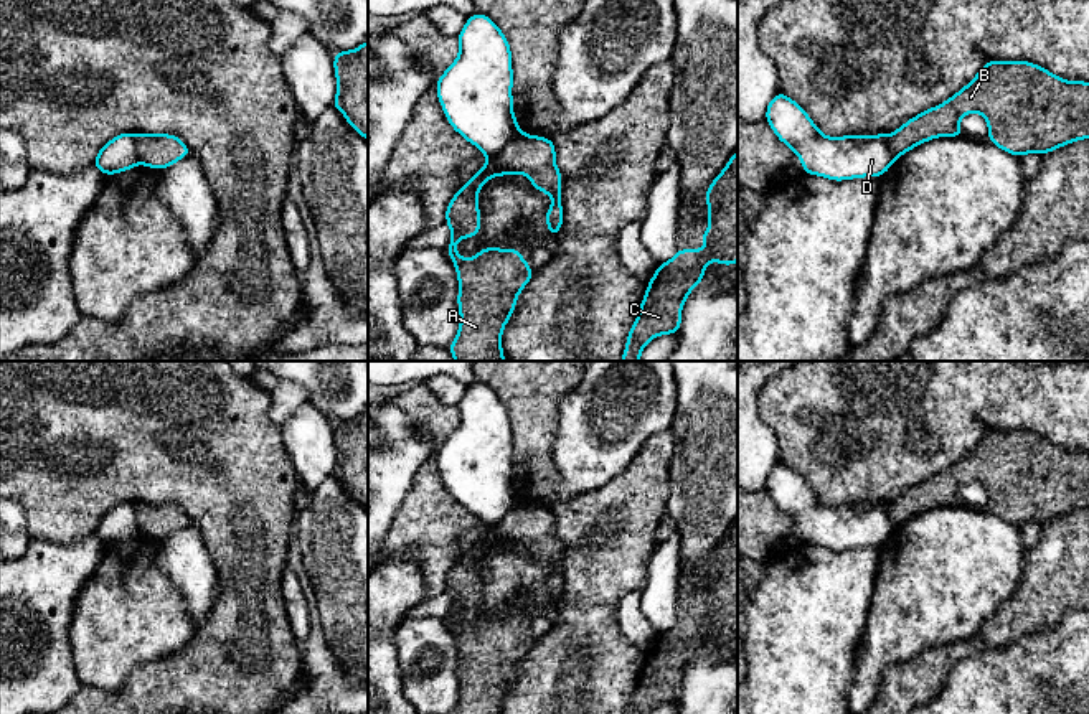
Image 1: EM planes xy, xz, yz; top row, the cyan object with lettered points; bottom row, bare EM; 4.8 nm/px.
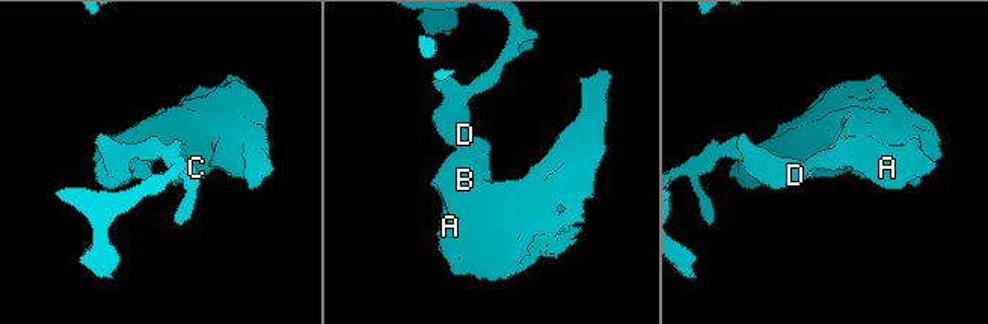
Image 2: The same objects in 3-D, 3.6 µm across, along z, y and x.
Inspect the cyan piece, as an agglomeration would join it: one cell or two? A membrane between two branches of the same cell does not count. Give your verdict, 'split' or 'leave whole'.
split

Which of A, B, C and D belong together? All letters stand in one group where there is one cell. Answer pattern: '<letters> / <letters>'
A B C / D

